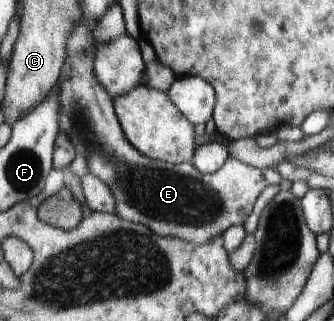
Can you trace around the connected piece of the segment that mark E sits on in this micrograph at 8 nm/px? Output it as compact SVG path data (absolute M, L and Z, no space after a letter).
M75 20L60 78L58 132L66 134L75 156L84 156L90 174L110 186L116 214L122 220L147 226L158 236L177 237L188 244L206 244L232 226L242 226L266 186L281 184L276 169L259 169L228 157L216 172L201 173L188 162L170 164L146 158L126 138L114 108L112 96L94 76L94 38L83 20Z

